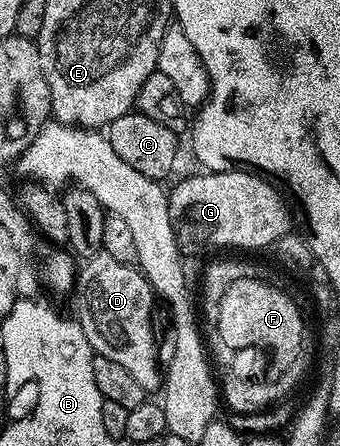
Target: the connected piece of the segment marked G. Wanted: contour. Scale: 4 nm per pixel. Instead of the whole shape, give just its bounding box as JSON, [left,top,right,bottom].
[168,167,291,250]

